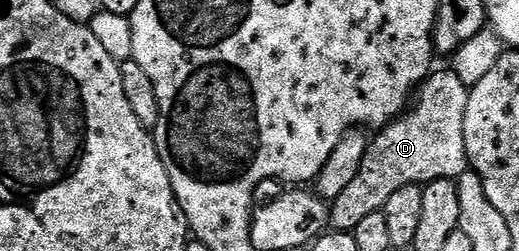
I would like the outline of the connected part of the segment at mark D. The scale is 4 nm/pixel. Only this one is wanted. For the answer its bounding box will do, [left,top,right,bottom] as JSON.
[329,68,470,232]

